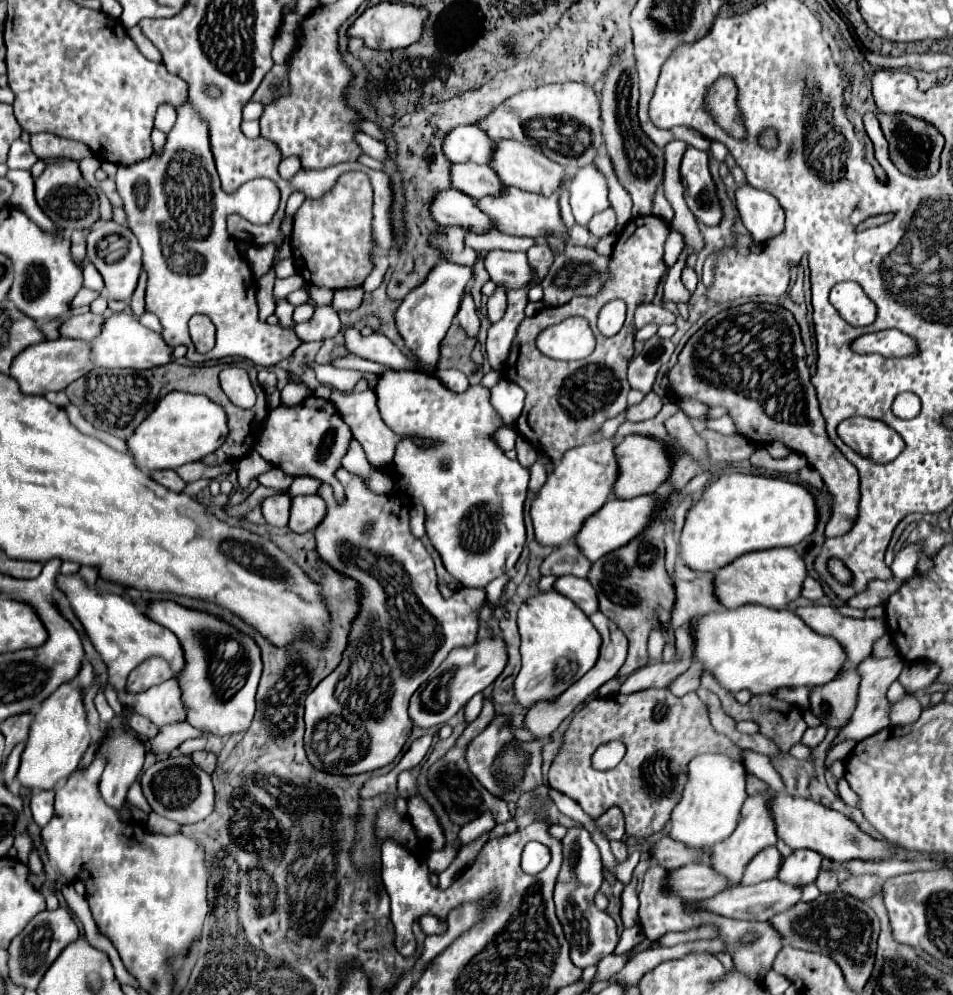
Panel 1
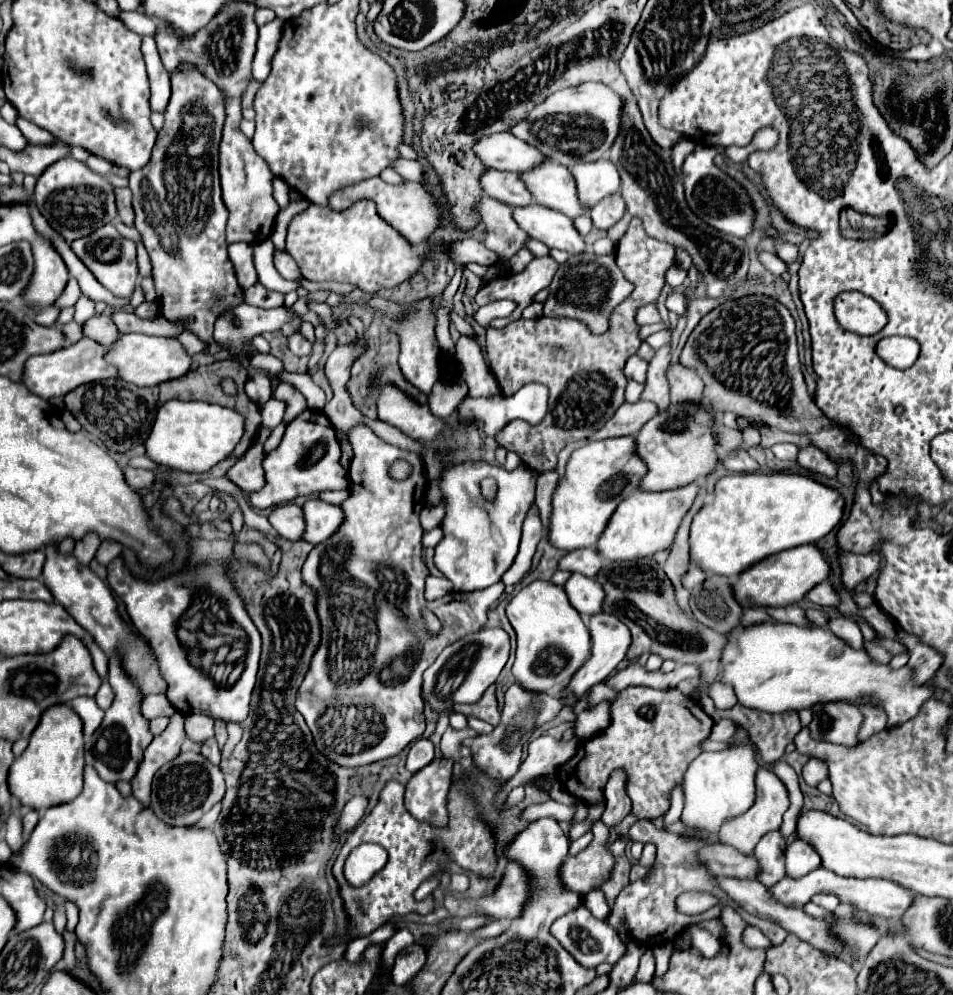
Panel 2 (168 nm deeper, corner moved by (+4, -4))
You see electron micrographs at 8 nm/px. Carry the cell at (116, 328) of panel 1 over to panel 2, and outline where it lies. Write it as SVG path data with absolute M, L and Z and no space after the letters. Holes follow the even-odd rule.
M118 334L118 338L106 350L106 362L116 366L118 376L136 386L156 386L160 382L180 378L190 368L190 356L184 352L176 338L146 336L146 334Z

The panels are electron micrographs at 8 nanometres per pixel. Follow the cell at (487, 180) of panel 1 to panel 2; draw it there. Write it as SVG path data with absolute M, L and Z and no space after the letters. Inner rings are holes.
M486 170L480 176L480 188L486 196L508 204L508 206L526 206L532 202L532 196L528 194L526 186L520 182L520 178L512 172L500 172L500 170Z

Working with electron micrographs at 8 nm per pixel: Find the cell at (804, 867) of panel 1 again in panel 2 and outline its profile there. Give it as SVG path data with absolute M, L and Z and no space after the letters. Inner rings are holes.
M794 840L786 848L786 876L802 878L820 866L820 856L806 842Z

